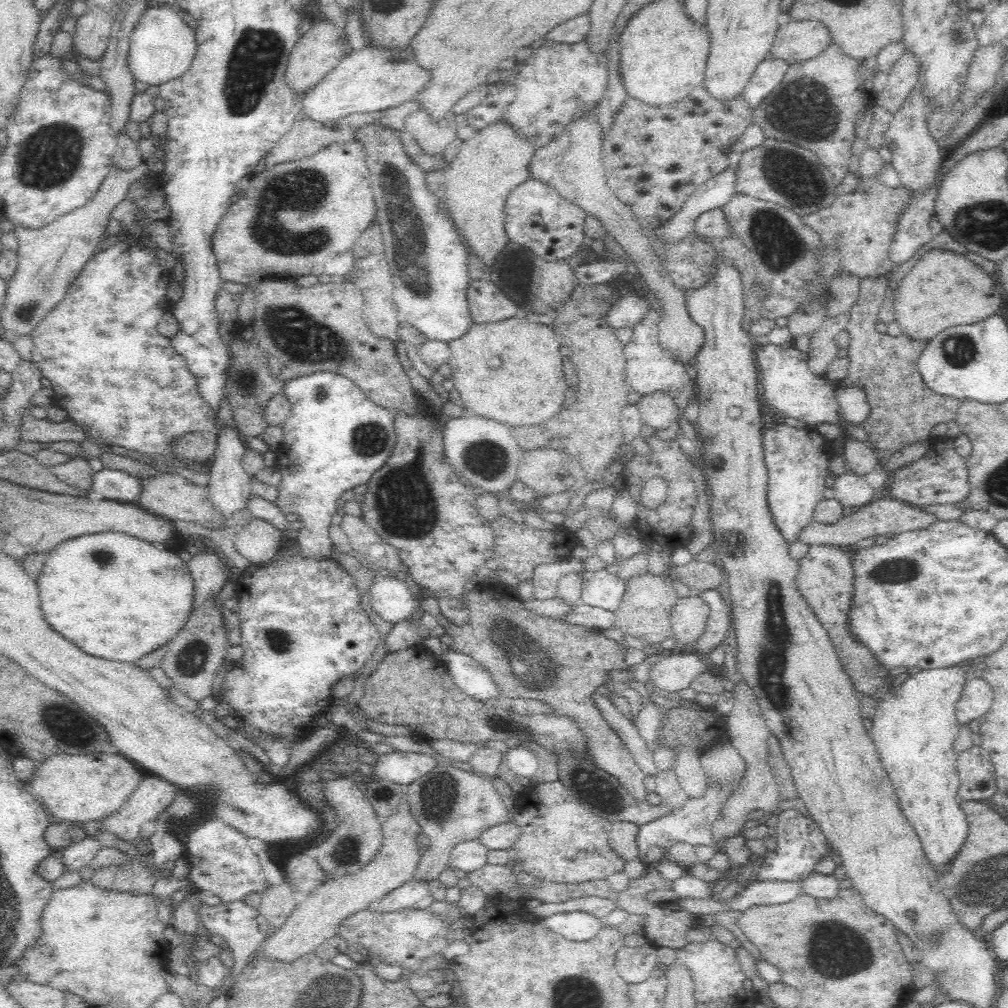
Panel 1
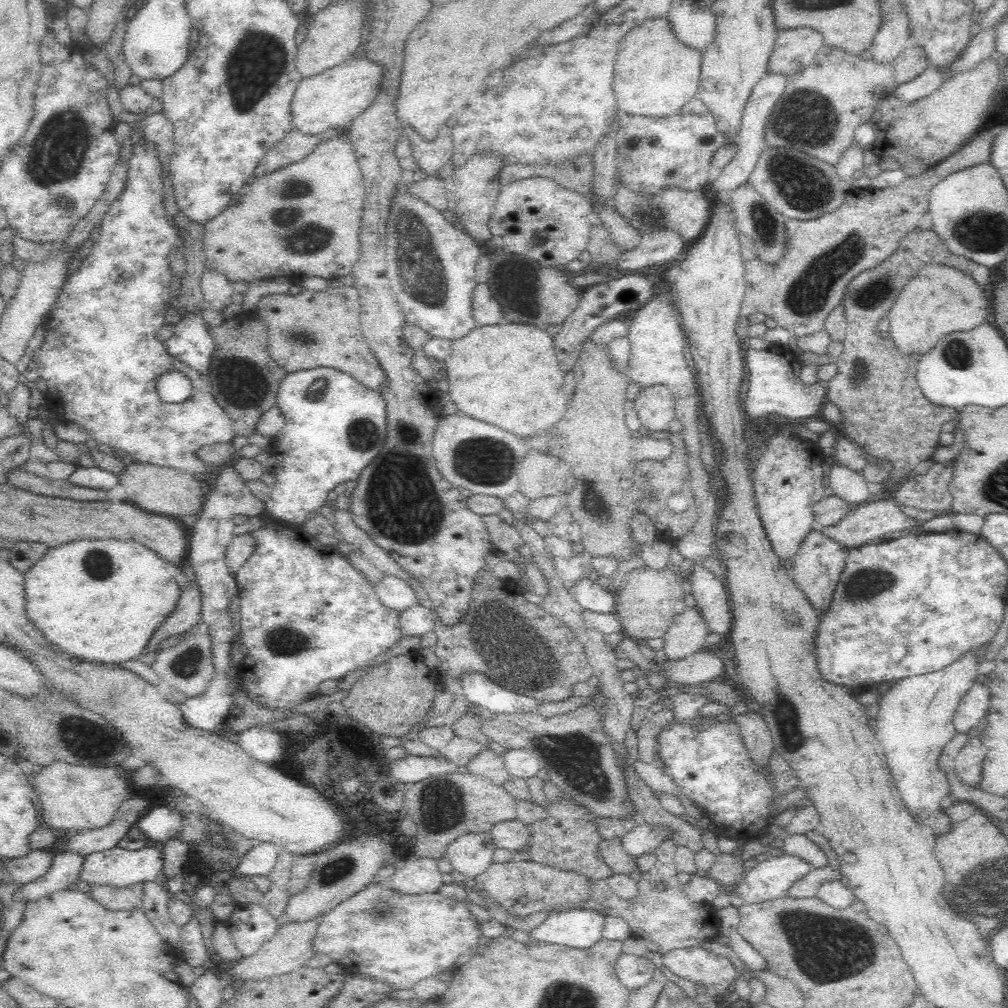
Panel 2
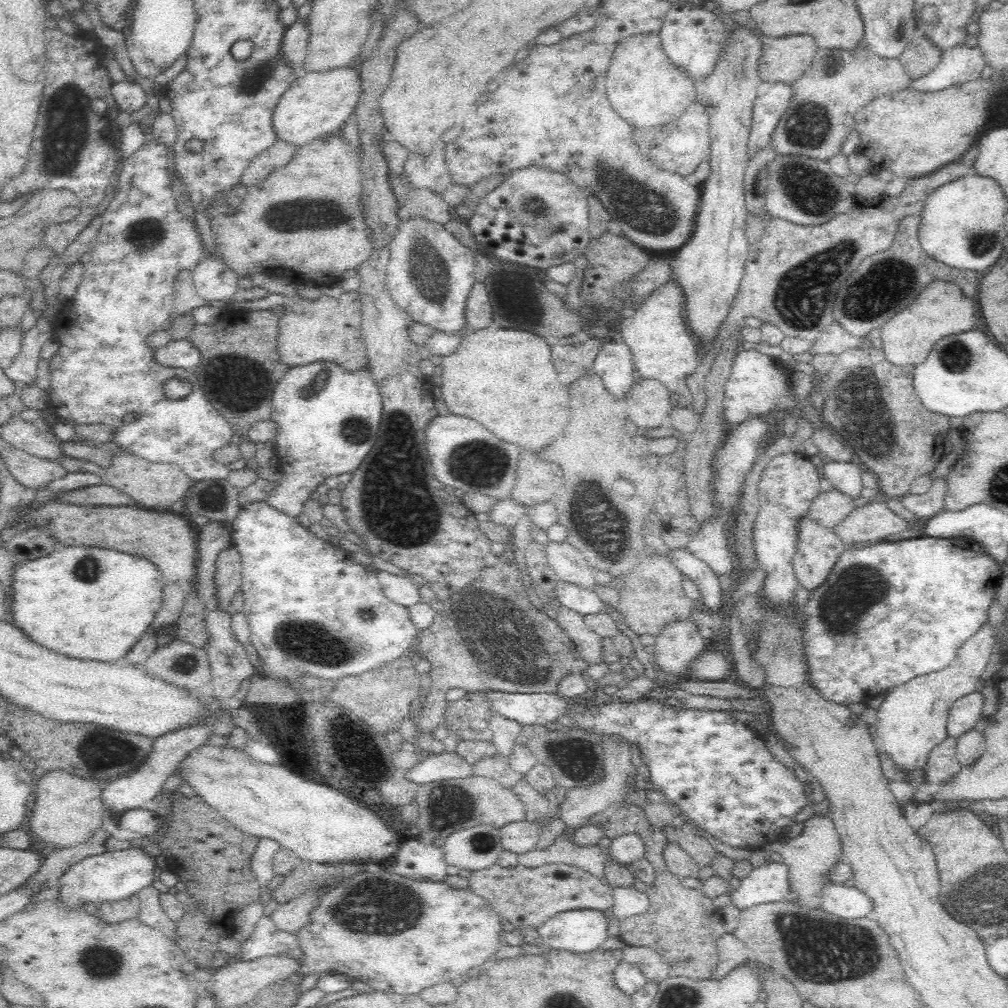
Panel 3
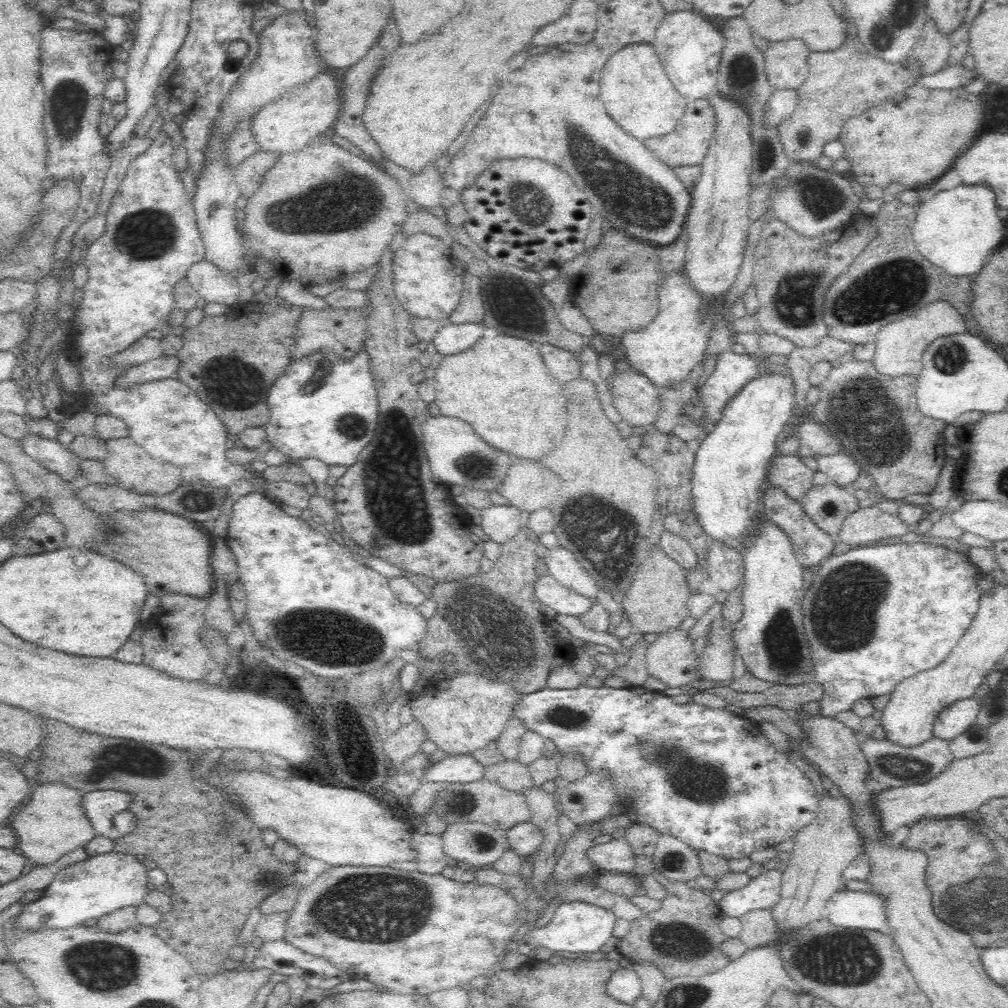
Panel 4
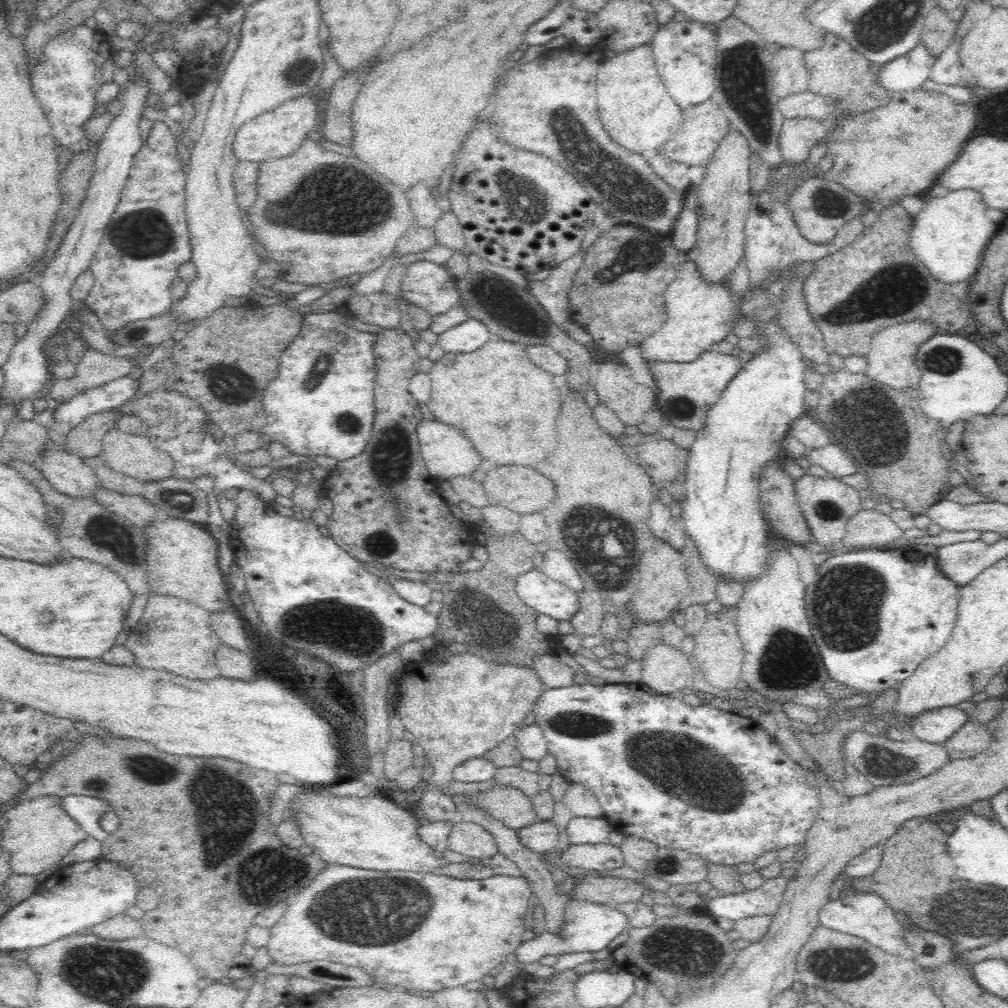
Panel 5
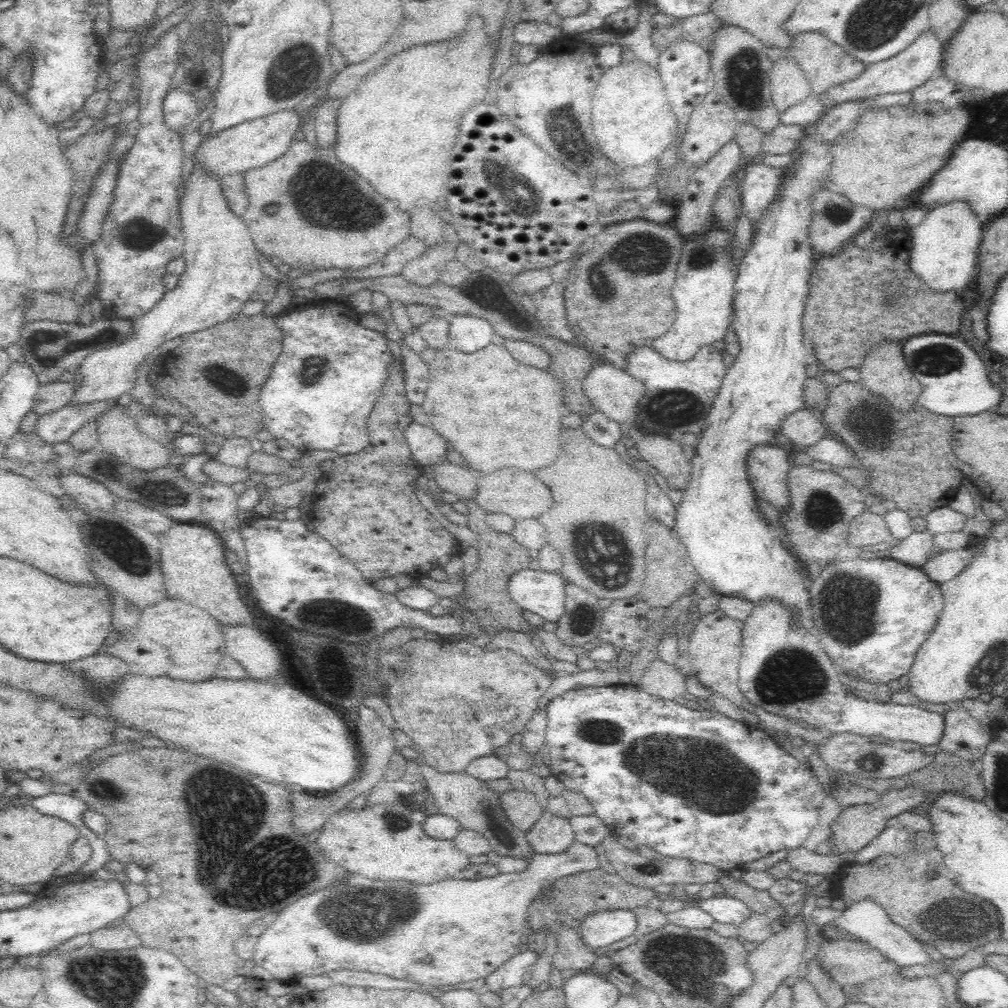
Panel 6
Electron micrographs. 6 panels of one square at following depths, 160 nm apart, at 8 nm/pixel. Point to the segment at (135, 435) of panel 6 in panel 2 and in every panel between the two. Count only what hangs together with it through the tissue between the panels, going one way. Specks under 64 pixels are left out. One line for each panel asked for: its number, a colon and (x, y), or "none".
2: (156, 489)
3: (153, 485)
4: (127, 463)
5: (134, 455)

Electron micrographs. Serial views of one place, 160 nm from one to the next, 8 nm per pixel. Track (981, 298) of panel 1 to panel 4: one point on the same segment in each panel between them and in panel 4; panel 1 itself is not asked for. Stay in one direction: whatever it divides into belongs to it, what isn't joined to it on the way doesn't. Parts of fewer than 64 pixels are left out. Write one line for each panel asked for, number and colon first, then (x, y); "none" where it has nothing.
2: (939, 299)
3: (941, 310)
4: (899, 347)

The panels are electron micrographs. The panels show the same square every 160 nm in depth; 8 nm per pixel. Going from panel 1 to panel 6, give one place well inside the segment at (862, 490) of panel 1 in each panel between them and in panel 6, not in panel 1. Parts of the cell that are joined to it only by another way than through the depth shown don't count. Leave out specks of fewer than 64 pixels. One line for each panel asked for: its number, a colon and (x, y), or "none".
2: (850, 485)
3: (846, 476)
4: (841, 468)
5: (831, 457)
6: (836, 453)

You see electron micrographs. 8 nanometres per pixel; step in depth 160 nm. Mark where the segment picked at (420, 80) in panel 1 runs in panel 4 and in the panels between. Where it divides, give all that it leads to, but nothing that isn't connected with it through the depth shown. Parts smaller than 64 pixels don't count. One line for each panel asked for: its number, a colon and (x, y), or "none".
2: (334, 98)
3: (318, 103)
4: (288, 125)

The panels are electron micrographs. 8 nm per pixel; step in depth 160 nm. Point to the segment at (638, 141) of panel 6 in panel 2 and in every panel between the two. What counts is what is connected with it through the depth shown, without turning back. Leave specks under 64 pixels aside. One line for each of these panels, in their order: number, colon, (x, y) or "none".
2: (655, 76)
3: (645, 88)
4: (638, 95)
5: (634, 106)

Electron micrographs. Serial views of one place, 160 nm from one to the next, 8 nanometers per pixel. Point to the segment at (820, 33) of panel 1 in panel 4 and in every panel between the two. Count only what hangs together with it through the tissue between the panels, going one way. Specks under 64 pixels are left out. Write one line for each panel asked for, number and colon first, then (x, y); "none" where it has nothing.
2: (794, 49)
3: (784, 59)
4: (786, 61)

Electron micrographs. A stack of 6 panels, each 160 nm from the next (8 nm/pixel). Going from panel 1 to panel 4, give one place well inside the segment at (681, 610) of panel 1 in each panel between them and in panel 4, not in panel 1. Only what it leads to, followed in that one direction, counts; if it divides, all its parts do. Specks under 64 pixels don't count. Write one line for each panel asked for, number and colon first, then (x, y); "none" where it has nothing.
2: (687, 633)
3: (679, 644)
4: (670, 659)

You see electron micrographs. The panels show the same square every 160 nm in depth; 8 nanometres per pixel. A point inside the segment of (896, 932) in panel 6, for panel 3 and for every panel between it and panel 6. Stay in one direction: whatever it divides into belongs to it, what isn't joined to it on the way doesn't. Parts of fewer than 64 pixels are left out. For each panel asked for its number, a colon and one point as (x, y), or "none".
3: (849, 902)
4: (848, 909)
5: (866, 915)

